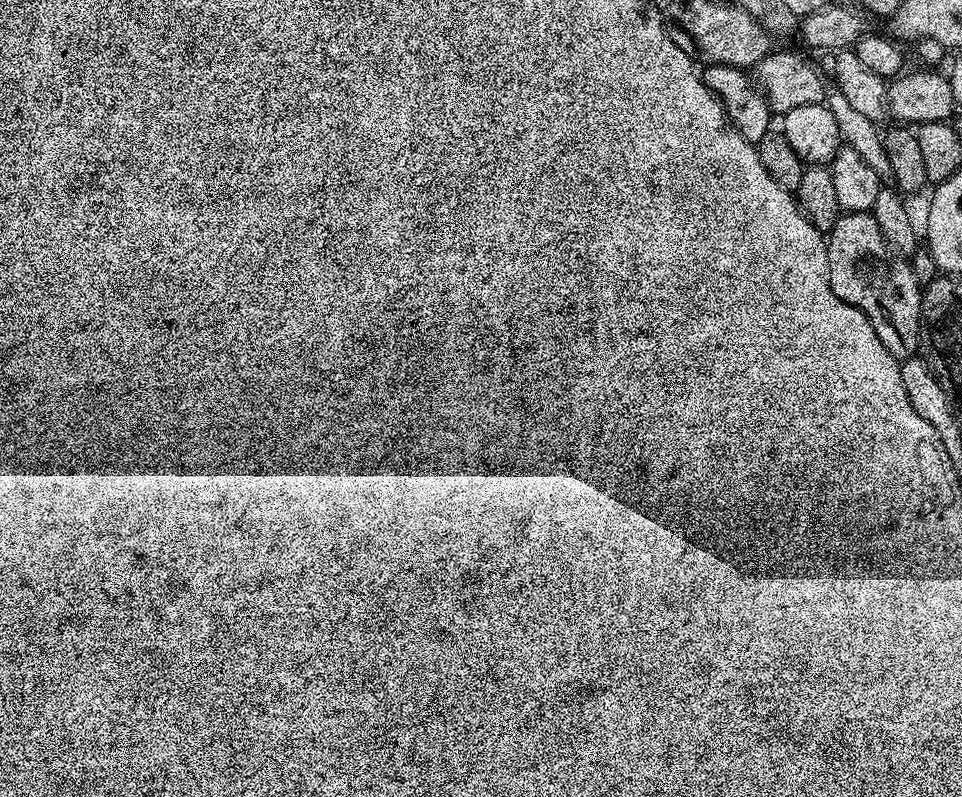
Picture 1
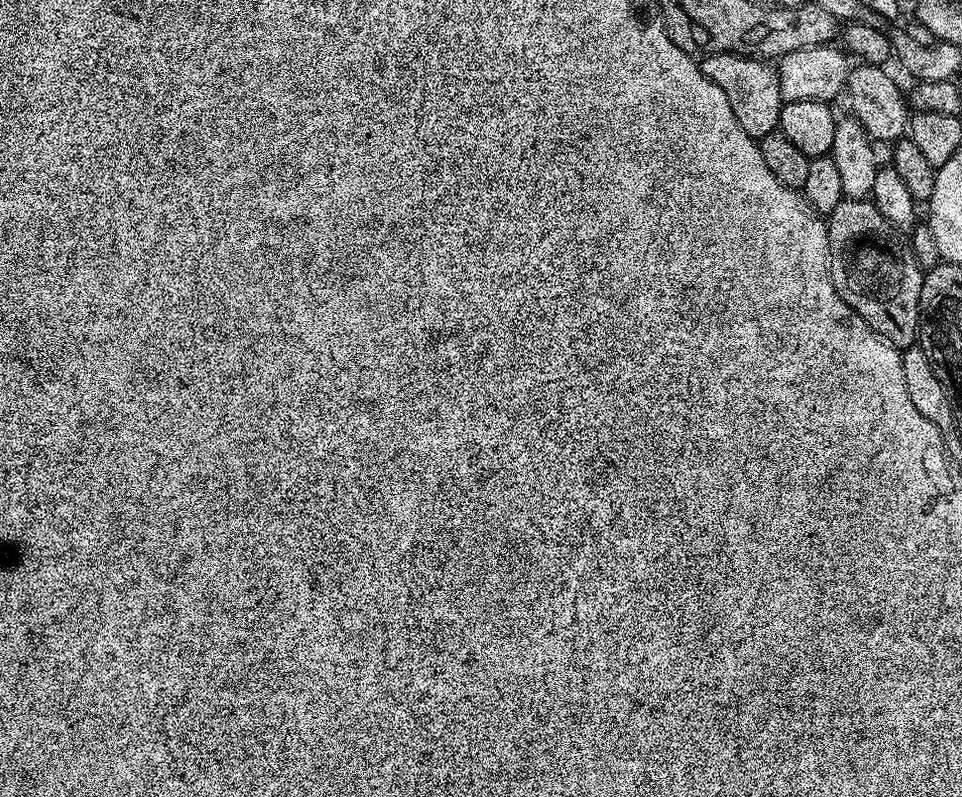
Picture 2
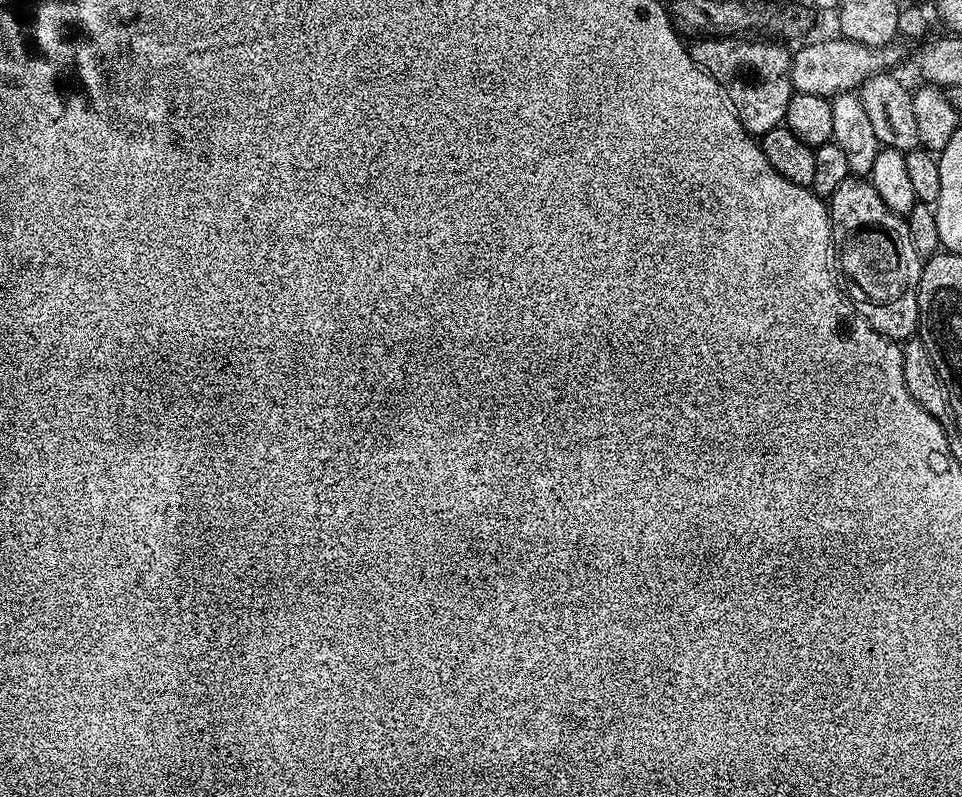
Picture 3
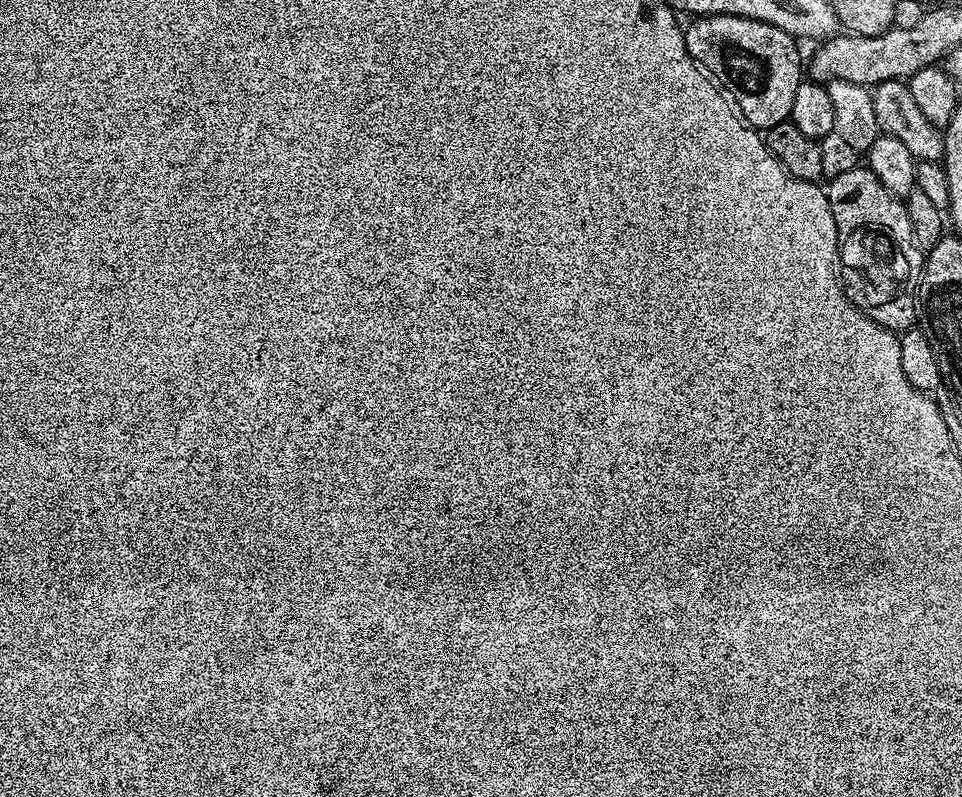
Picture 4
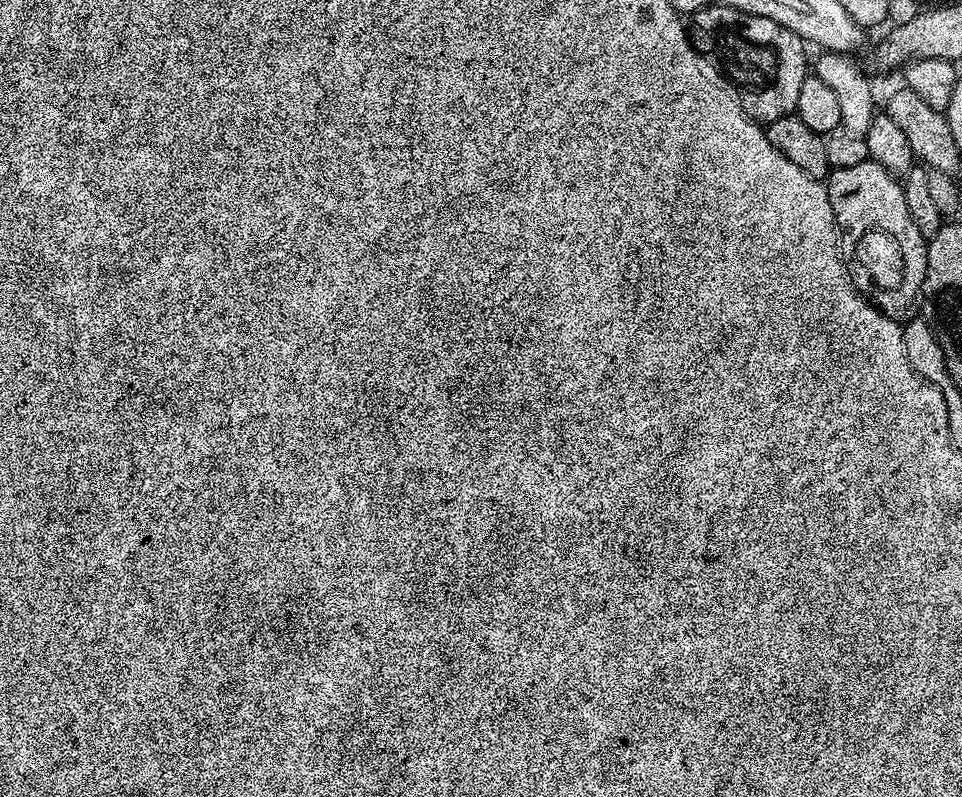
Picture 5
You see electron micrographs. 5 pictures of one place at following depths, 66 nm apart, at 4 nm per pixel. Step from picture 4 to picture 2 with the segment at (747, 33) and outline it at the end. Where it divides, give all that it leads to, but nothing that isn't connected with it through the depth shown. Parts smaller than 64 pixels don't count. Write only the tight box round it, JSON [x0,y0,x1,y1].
[699,52,786,141]

